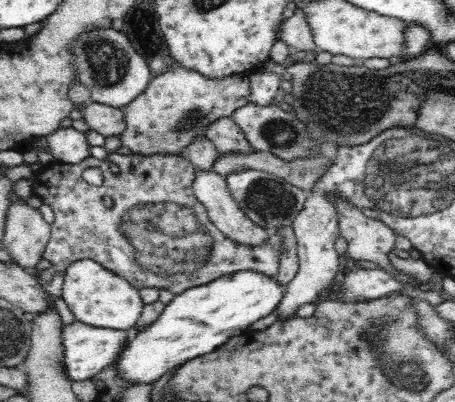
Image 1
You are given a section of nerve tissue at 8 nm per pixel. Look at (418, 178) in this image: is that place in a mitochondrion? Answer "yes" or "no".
yes

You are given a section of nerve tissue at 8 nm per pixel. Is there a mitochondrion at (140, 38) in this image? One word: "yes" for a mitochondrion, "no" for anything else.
yes

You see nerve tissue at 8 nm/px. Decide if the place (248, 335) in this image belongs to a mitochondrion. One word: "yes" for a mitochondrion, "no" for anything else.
no

